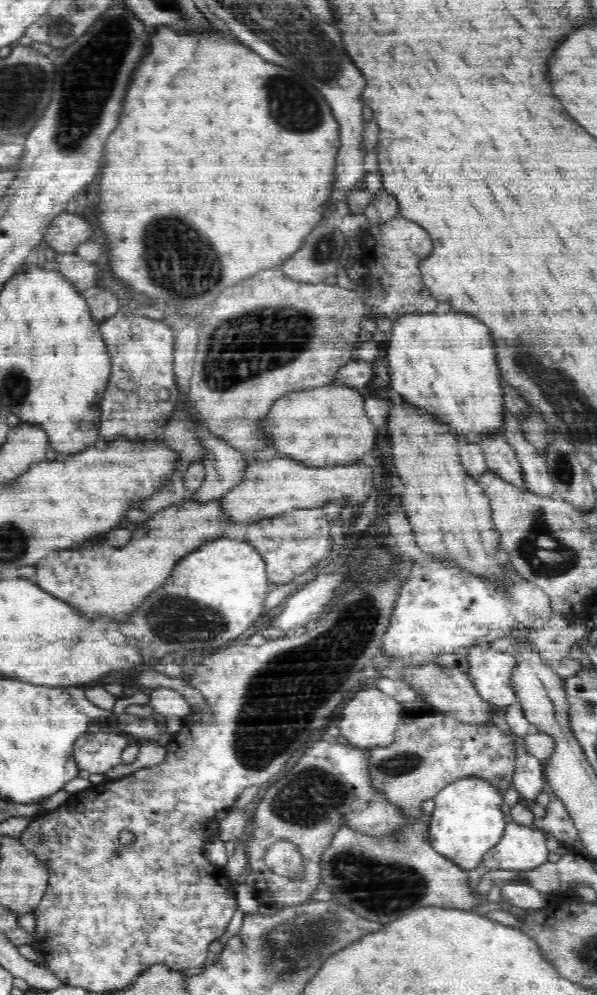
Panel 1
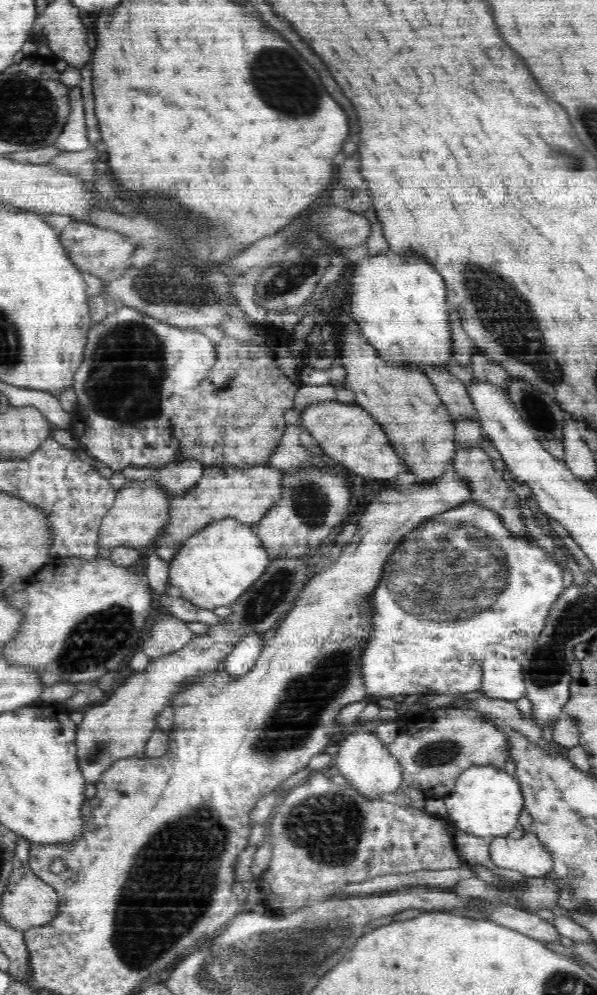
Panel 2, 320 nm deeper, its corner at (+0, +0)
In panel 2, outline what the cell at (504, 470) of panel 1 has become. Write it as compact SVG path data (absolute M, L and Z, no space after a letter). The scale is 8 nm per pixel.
M446 370L424 372L436 388L438 396L448 409L449 416L455 421L460 418L471 418L478 421L471 398L467 395L465 384Z

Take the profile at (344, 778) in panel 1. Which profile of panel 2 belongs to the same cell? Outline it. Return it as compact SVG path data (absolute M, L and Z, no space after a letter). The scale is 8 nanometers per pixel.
M314 774L306 784L289 791L290 794L284 796L276 814L273 814L272 822L267 823L270 828L268 844L272 844L274 852L268 870L260 875L258 883L261 903L267 909L309 907L330 898L334 891L350 883L361 883L377 876L454 869L465 864L454 844L457 829L446 819L412 806L370 800L356 791L354 798L350 794L346 796L344 787L330 784L324 774Z

